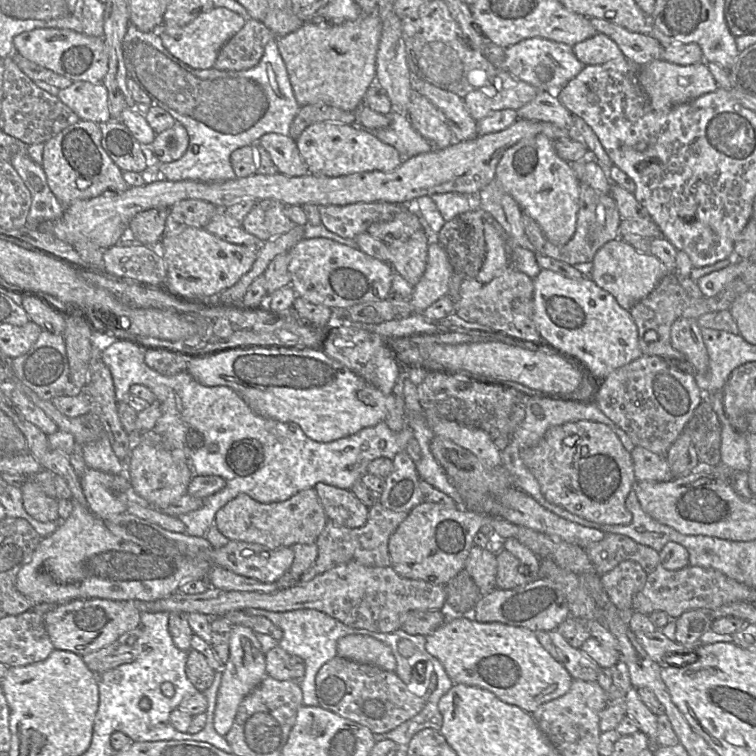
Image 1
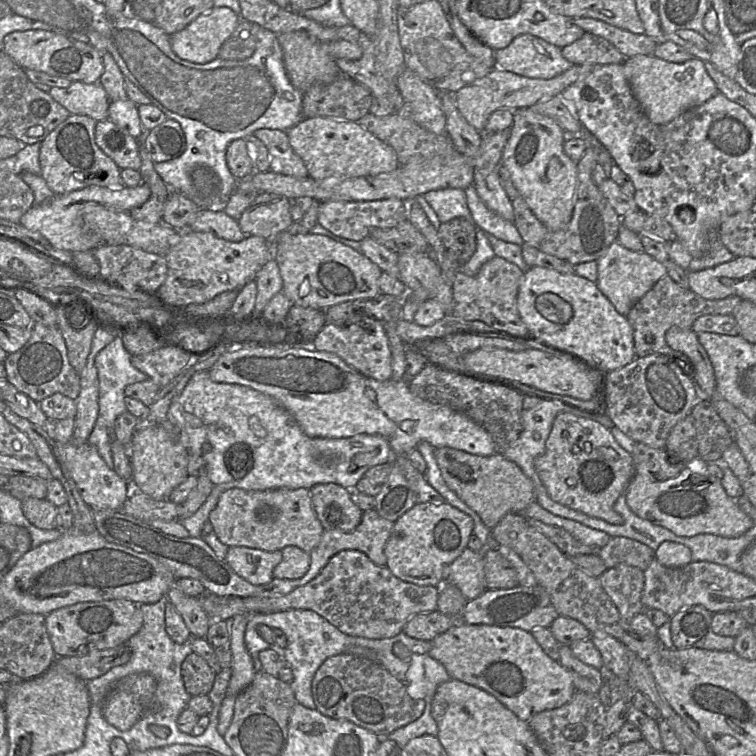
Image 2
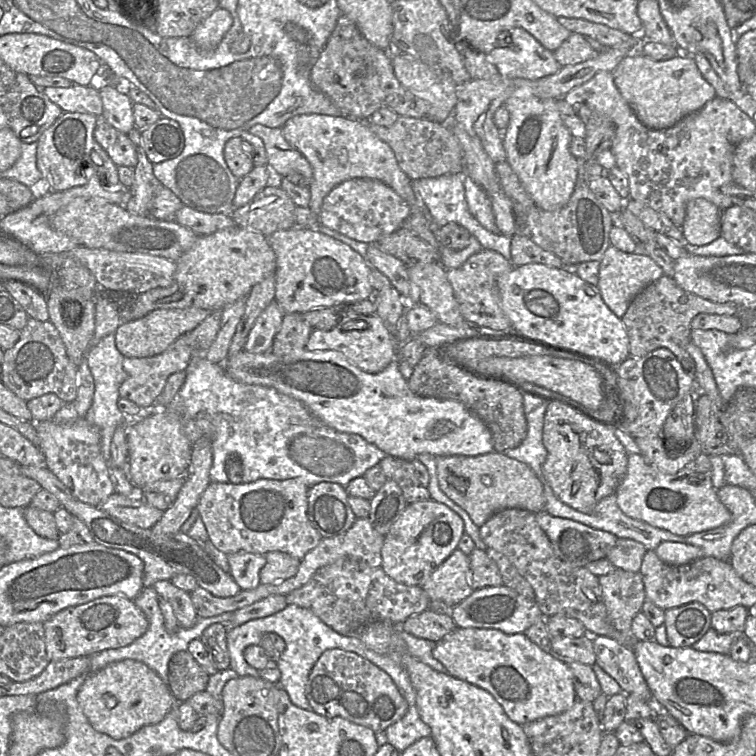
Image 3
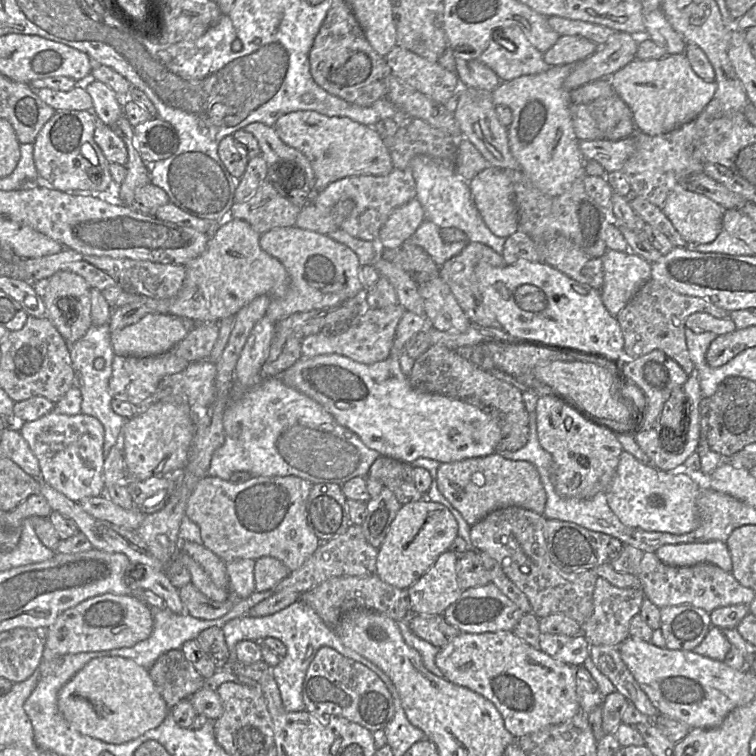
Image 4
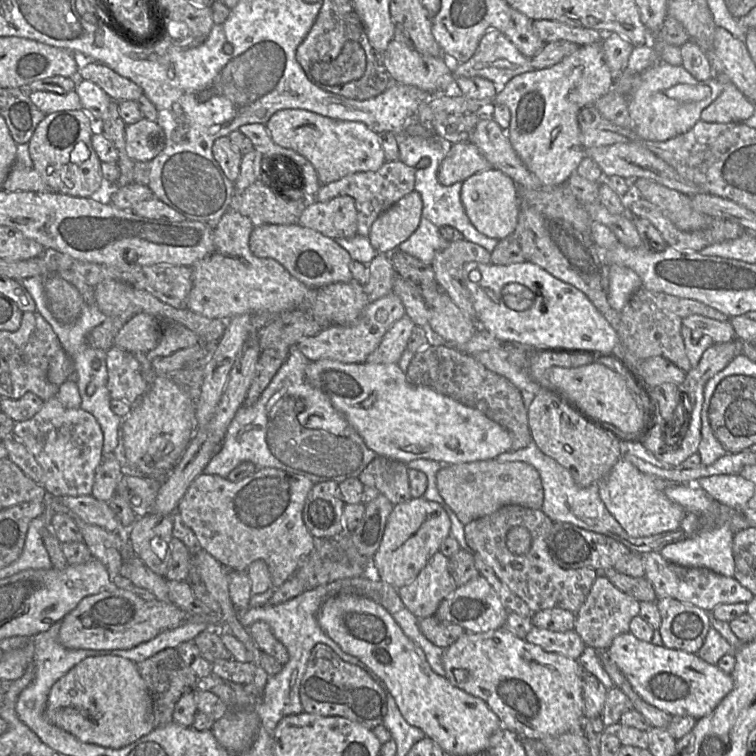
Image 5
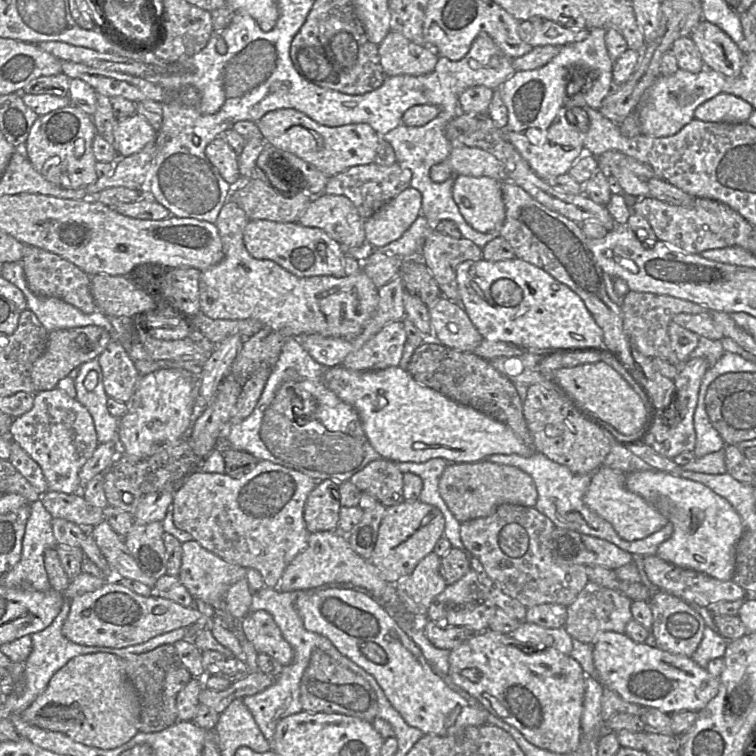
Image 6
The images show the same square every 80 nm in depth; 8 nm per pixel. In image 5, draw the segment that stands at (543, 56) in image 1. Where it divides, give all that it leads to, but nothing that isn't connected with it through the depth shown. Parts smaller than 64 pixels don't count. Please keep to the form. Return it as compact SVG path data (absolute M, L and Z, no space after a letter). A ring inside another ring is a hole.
M498 30L488 31L480 40L474 55L466 62L451 65L455 78L458 77L483 77L493 82L497 93L514 77L533 71L531 59L522 55L515 45Z

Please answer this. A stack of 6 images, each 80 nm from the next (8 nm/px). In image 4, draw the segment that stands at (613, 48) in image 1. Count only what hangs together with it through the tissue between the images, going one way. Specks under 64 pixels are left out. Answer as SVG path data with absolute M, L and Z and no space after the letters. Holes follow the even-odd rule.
M561 36L557 42L545 53L544 61L553 66L577 64L590 57L599 46L582 36Z

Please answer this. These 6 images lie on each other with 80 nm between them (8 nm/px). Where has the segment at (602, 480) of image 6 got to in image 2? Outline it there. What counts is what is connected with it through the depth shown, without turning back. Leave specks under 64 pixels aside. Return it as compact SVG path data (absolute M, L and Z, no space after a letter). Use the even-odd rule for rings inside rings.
M685 467L676 477L672 479L664 480L664 481L656 480L649 473L639 473L636 471L630 483L627 486L627 489L625 491L625 496L626 496L626 503L628 507L635 515L637 515L638 517L642 519L648 520L652 522L653 524L667 528L668 530L670 530L677 536L691 537L698 534L714 534L714 535L719 535L723 537L738 537L743 535L744 533L746 533L748 530L750 530L753 527L753 520L740 509L736 499L728 496L728 494L725 492L721 484L721 479L718 479L715 476L709 475L706 471L706 467L705 467L705 472L693 472L689 468Z

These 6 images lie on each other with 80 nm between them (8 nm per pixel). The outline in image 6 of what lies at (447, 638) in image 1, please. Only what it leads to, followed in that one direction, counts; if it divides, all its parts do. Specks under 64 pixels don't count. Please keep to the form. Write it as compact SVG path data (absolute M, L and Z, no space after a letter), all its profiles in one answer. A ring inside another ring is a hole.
M492 631L474 633L449 653L448 679L475 697L491 714L516 728L531 744L559 754L575 754L582 737L581 718L586 674L570 655L553 647L522 645L508 634Z

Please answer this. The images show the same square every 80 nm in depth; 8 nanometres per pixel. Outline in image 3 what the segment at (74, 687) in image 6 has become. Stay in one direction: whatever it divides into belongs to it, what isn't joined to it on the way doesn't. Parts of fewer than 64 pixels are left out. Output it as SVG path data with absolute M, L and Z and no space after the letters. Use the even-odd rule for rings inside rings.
M132 659L110 663L85 675L77 700L91 726L116 740L131 736L143 726L161 722L176 701L156 672Z

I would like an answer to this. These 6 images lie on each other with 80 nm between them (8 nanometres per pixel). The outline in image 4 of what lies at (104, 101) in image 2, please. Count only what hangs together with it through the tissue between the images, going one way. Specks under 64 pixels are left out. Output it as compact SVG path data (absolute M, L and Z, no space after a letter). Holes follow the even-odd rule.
M76 85L69 91L57 91L49 88L35 89L38 97L55 111L87 110L92 111L93 102L84 87Z

